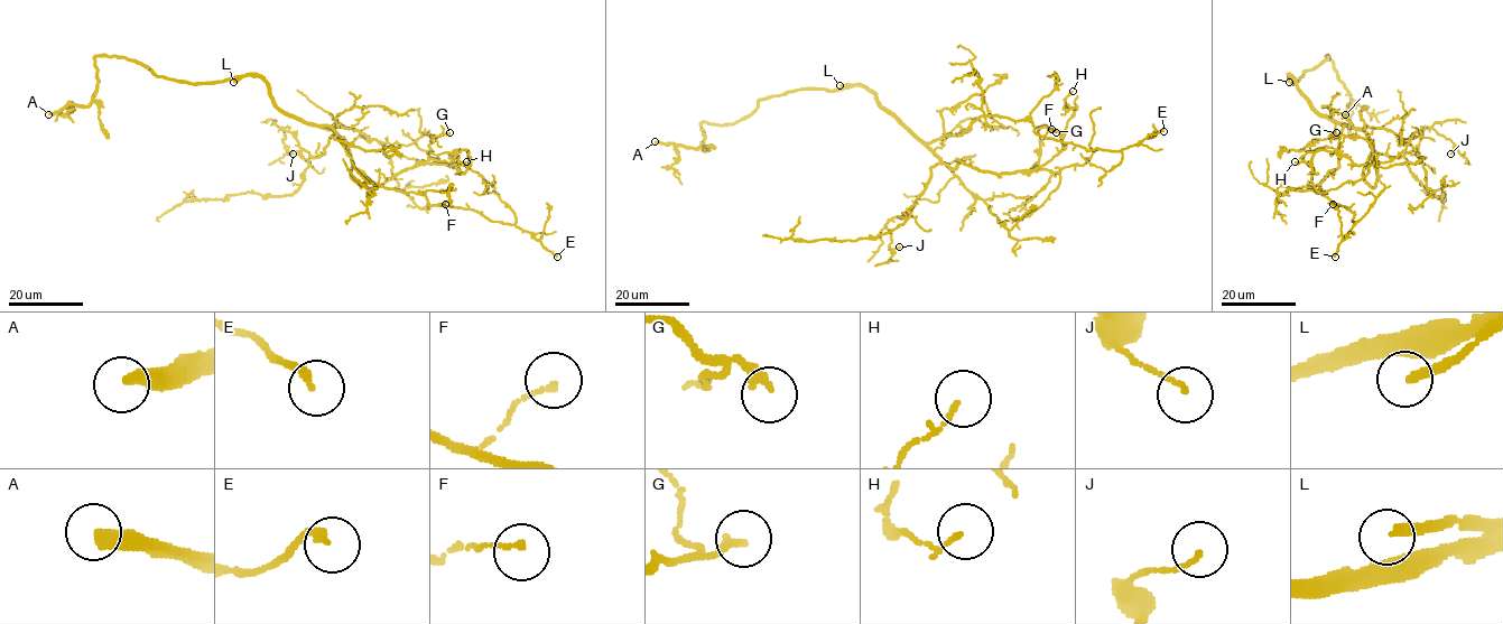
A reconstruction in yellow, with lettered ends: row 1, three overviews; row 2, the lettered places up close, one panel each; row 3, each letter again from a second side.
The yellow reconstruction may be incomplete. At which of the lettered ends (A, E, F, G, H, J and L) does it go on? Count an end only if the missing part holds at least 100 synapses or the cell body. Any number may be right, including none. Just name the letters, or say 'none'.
A, L

